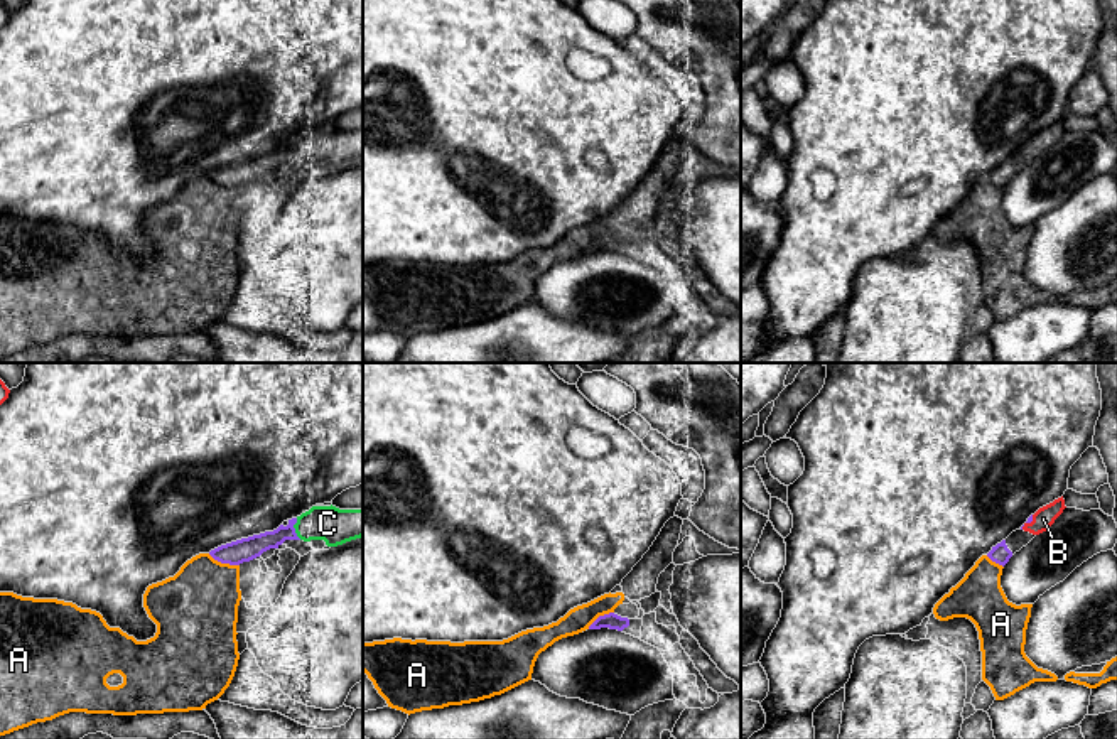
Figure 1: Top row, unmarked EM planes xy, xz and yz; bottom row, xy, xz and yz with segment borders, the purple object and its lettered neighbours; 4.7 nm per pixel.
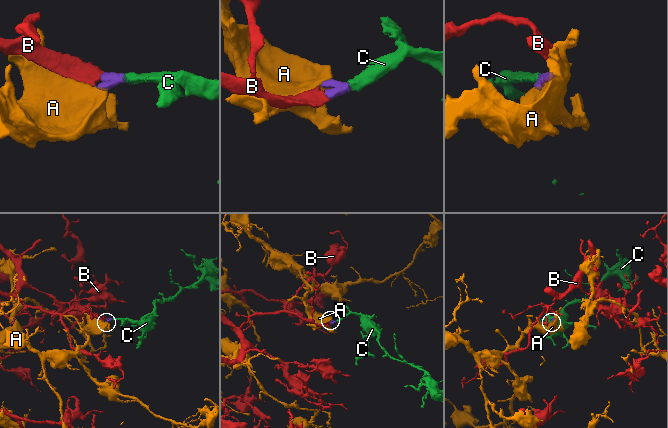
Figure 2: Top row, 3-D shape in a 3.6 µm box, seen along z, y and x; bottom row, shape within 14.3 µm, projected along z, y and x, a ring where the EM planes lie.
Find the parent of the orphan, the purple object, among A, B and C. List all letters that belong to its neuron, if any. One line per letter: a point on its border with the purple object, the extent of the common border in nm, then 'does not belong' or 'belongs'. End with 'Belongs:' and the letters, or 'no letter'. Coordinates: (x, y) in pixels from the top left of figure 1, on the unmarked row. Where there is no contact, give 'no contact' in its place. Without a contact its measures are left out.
A: xy (223, 184) | 160 nm | does not belong
B: yz (1028, 144) | 90 nm | belongs
C: xy (294, 151) | 110 nm | belongs
Belongs: B, C

